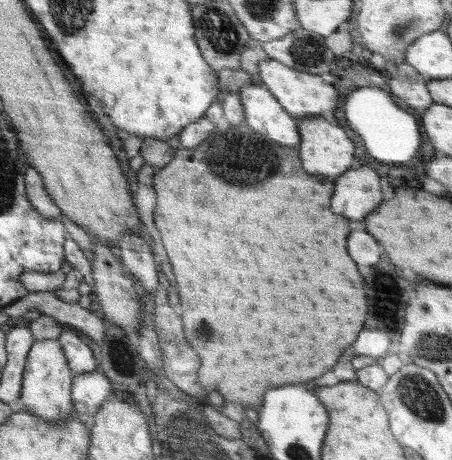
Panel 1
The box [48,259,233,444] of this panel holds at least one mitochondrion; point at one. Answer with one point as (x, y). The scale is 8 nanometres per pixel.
(122, 361)

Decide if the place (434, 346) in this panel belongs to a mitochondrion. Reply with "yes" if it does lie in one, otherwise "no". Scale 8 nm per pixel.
yes

